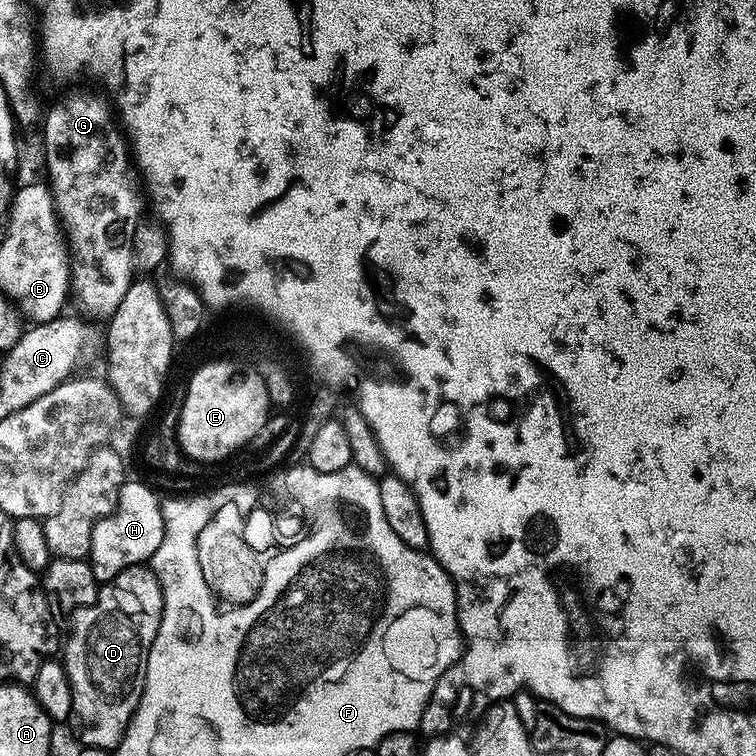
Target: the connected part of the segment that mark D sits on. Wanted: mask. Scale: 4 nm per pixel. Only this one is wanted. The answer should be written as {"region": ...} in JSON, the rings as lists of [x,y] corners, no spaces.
{"region":[[[147,563],[135,564],[112,580],[105,580],[96,589],[96,600],[82,606],[70,617],[72,629],[67,629],[62,644],[62,663],[72,691],[74,729],[79,741],[86,748],[115,749],[132,720],[134,710],[144,693],[146,662],[150,646],[162,622],[162,586]]]}

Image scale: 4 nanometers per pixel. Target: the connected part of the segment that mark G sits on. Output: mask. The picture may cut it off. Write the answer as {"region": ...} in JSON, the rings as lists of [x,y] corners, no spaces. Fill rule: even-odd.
{"region":[[[76,96],[73,100],[60,100],[49,112],[47,109],[43,124],[44,164],[48,167],[46,180],[52,190],[52,201],[56,204],[56,215],[70,257],[70,296],[86,315],[104,322],[114,314],[118,302],[126,298],[126,290],[130,290],[134,279],[132,239],[142,216],[141,193],[132,189],[132,180],[128,177],[130,148],[114,119],[109,101],[104,98],[86,100]]]}

